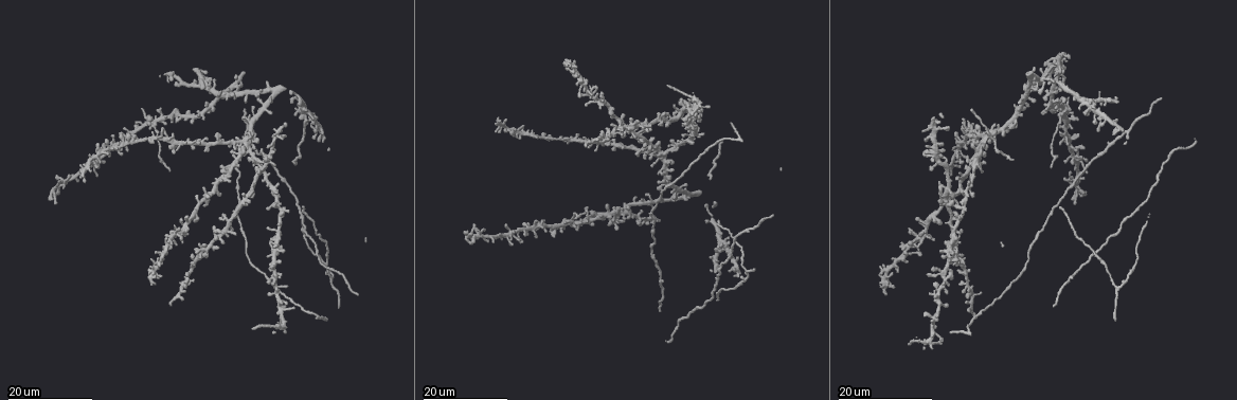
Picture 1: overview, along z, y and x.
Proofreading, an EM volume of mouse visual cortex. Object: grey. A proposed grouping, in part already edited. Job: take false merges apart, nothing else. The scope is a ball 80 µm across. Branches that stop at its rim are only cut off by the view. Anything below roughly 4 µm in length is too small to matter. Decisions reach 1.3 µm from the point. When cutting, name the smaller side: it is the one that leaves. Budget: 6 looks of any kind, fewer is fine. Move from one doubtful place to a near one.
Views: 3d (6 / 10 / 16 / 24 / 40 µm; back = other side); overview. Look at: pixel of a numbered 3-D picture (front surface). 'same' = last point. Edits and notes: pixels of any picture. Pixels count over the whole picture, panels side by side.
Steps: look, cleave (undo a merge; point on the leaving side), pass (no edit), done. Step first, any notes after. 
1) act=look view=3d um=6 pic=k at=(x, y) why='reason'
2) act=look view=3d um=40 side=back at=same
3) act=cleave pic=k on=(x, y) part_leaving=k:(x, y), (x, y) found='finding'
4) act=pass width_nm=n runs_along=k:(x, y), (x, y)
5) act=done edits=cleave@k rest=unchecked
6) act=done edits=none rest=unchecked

act=look view=3d um=16 pic=1 at=(218, 99) why='two arms in line, one across'

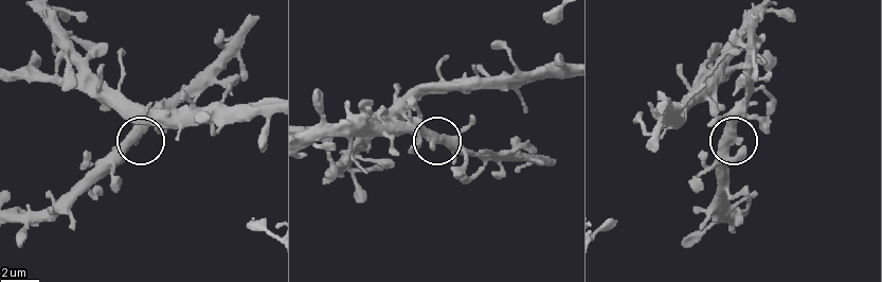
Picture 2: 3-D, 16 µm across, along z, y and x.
act=look view=3d um=6 pic=2 at=(134, 141) why='closer look'

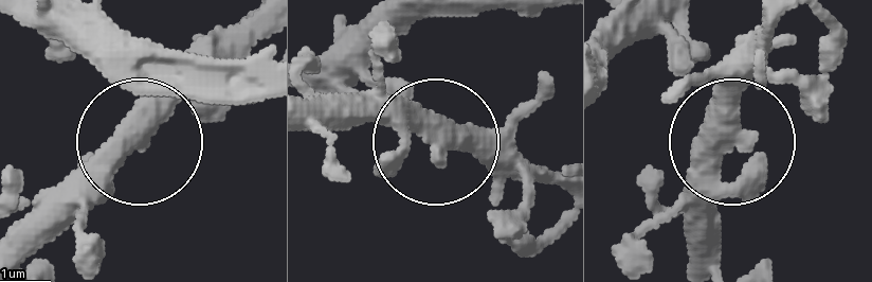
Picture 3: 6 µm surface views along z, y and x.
act=pass arms=3 found='all the same neuron'

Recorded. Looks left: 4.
act=look view=3d um=24 pic=1 at=(1059, 118)

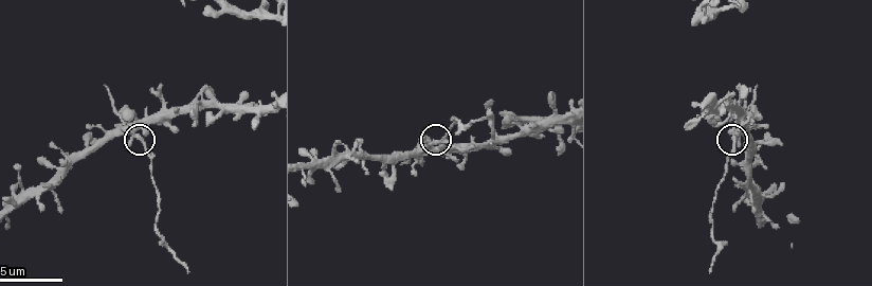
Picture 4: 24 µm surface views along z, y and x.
act=look view=3d um=6 pic=4 at=(430, 143)

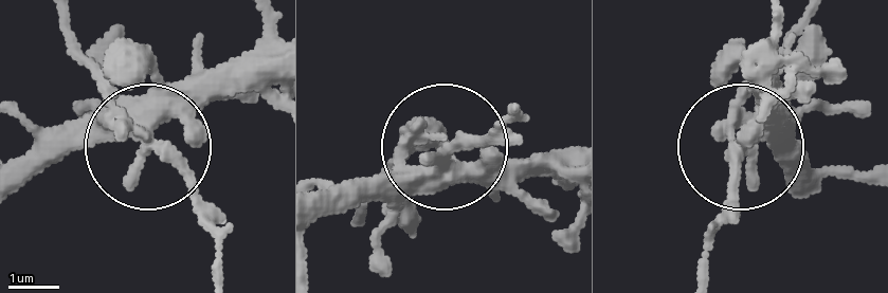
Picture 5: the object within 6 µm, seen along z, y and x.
act=cleave pic=5 on=(181, 171) width_nm=350 found='a second neuron is stuck on'

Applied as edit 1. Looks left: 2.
act=look view=3d um=24 pic=1 at=(202, 199) why='three-way junction'

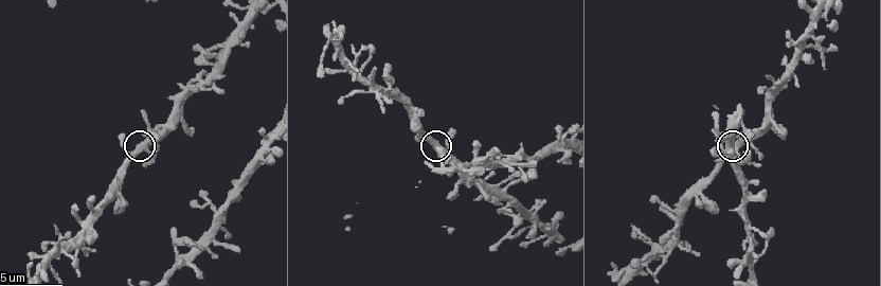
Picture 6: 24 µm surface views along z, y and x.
act=look view=3d um=6 pic=6 at=(143, 147)

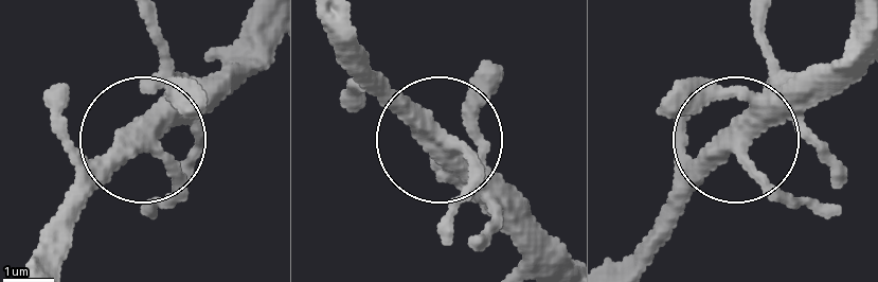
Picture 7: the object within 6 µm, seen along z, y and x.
act=pass runs_along=7:(856, 32), (767, 95), (670, 206) found='continuous, no second neuron'

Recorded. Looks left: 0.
act=done edits=cleave@5 rest=unchecked

